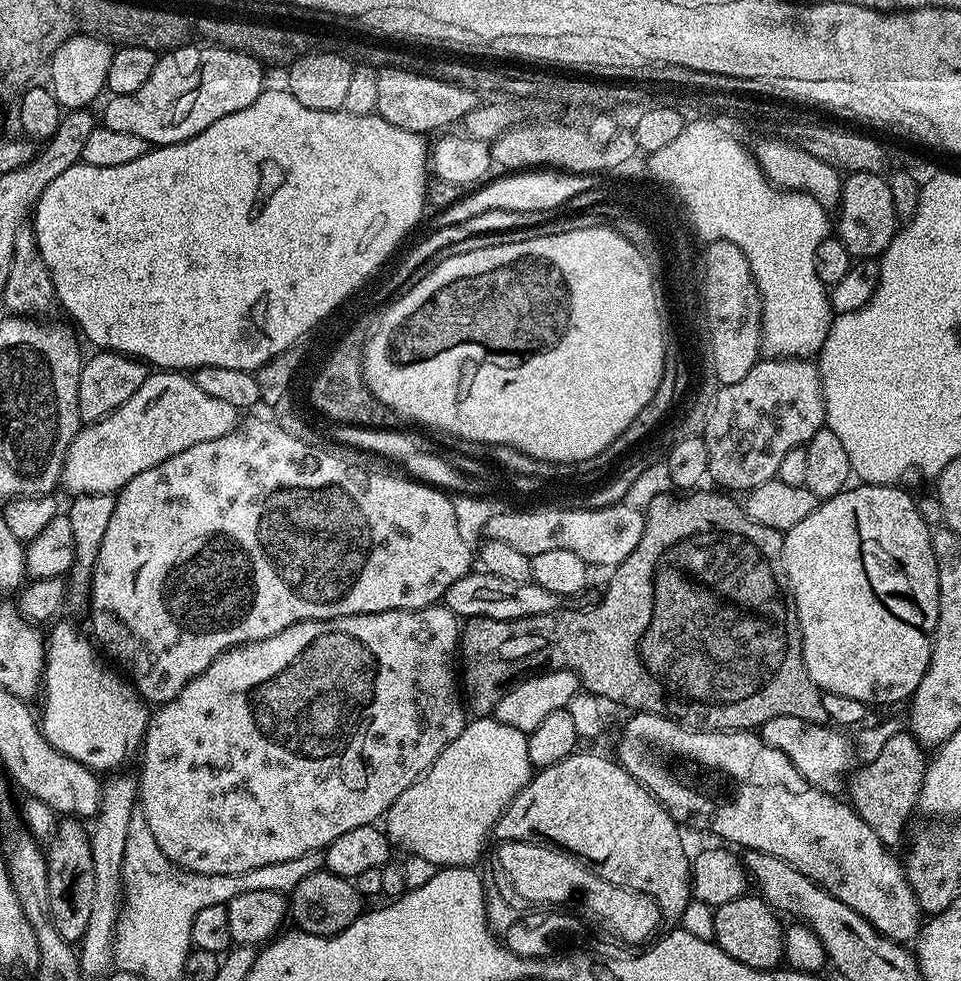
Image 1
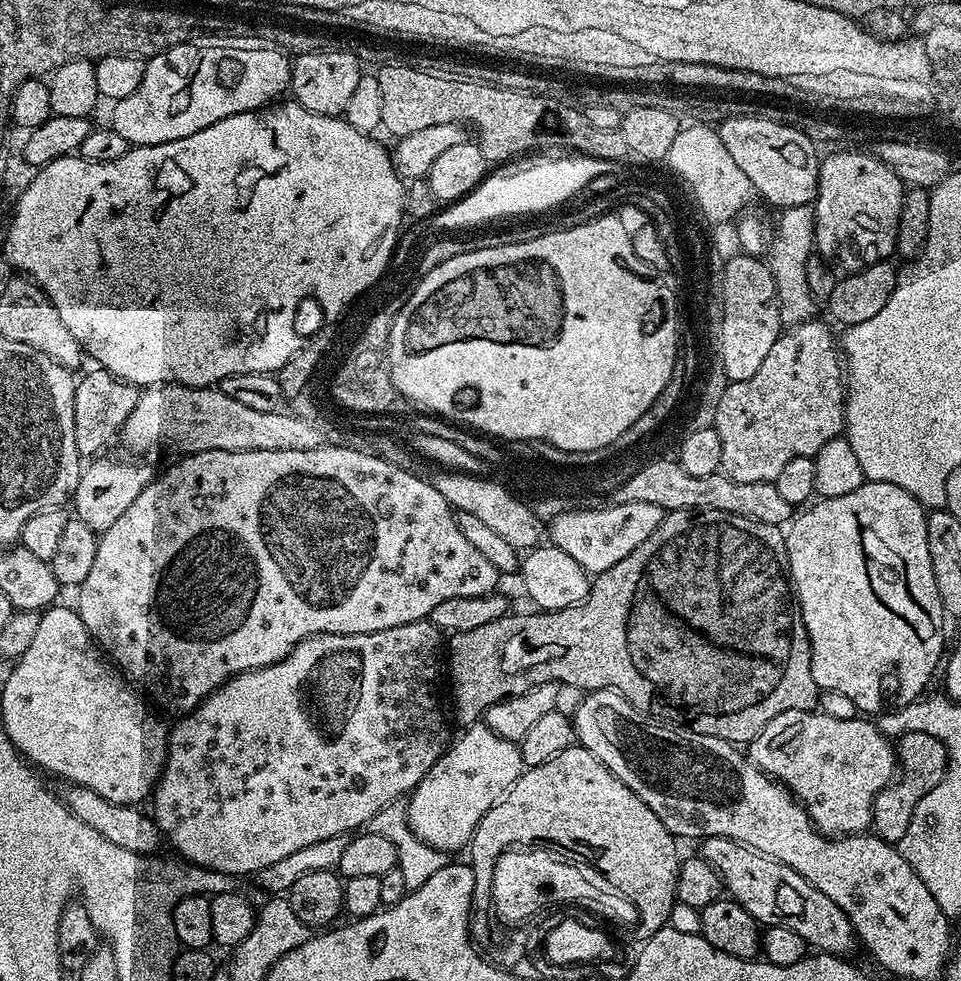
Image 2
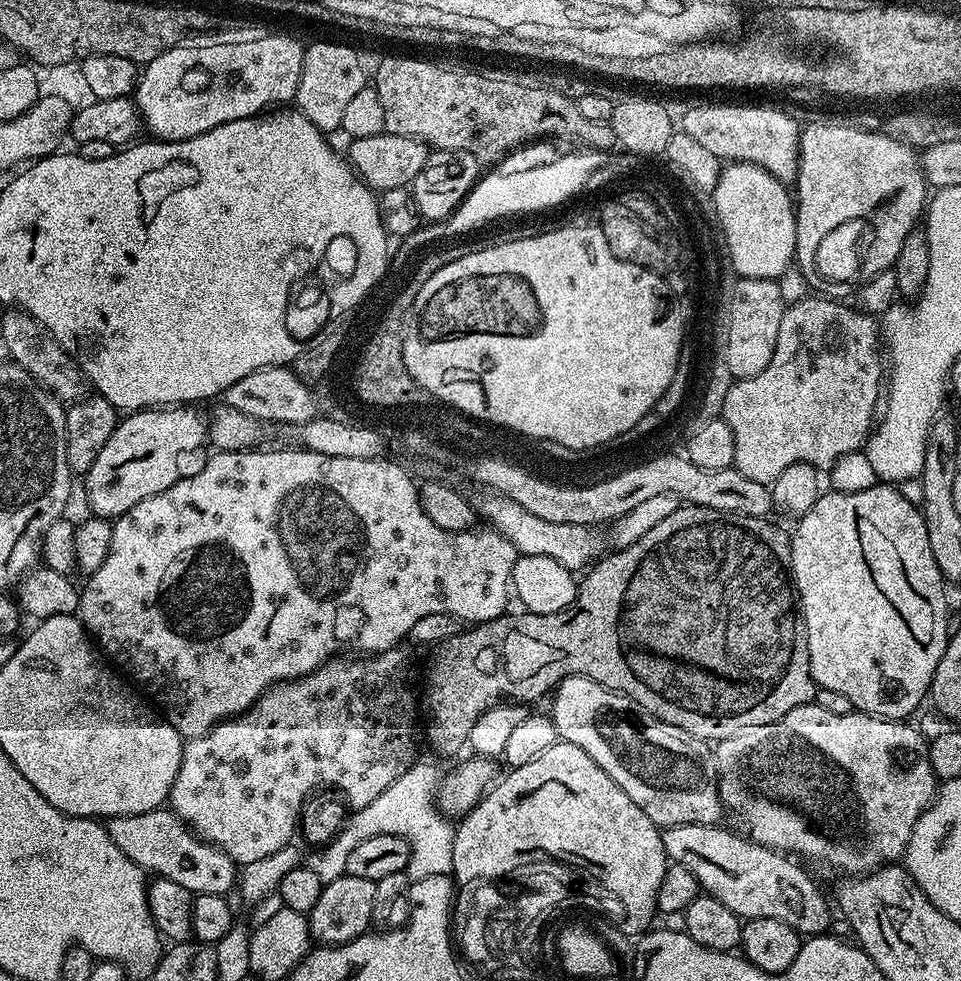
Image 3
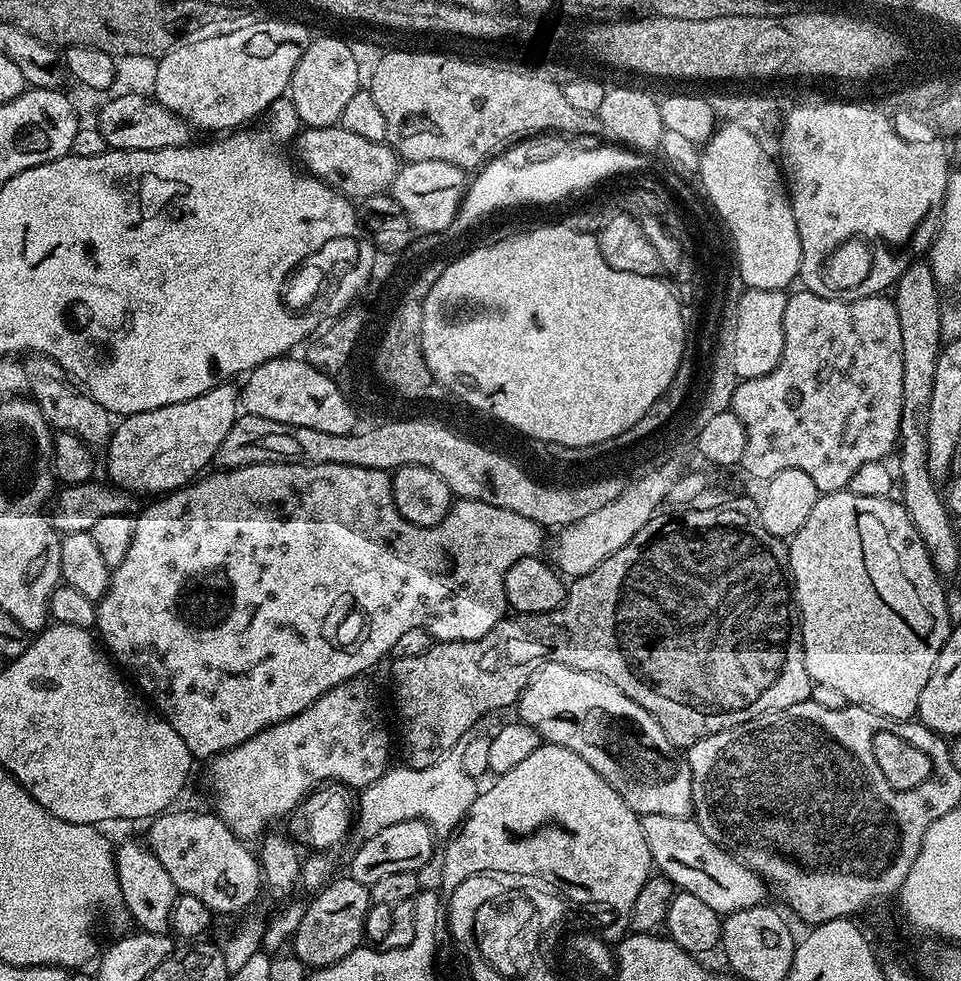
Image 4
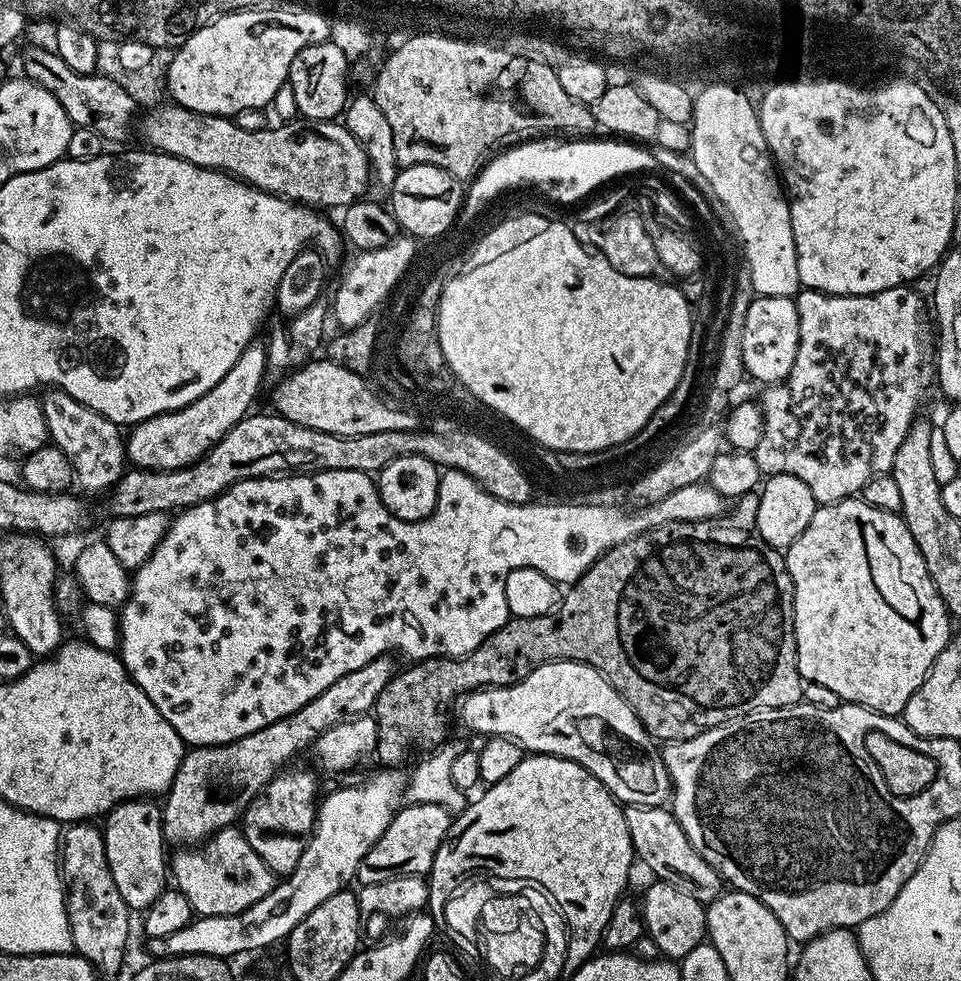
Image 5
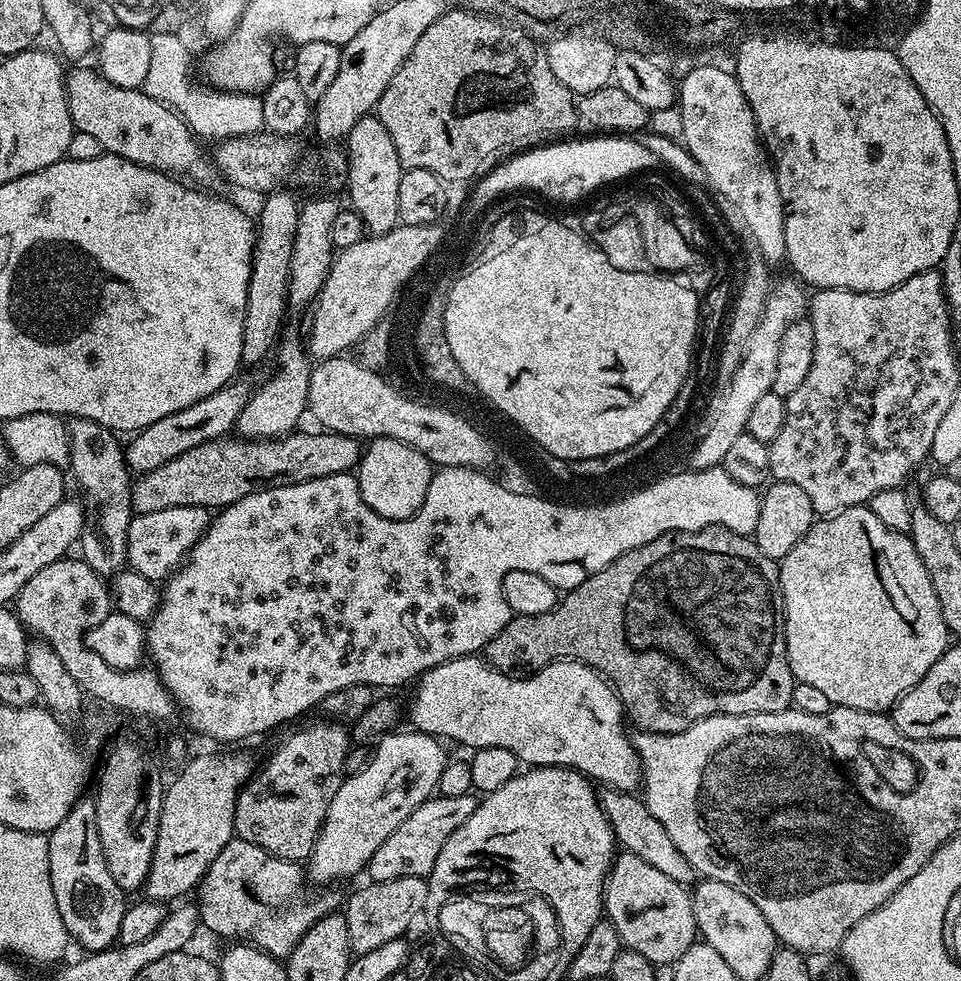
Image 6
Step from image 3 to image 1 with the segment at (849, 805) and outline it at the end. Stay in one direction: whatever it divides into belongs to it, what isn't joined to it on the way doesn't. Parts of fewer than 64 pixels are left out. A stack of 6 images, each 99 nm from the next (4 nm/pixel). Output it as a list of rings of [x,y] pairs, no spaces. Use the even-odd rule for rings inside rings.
[[[789,716],[770,718],[762,726],[764,743],[784,752],[806,783],[821,790],[832,790],[830,788],[852,768],[852,744],[843,735],[847,736],[839,727],[827,723],[811,724],[808,720]]]

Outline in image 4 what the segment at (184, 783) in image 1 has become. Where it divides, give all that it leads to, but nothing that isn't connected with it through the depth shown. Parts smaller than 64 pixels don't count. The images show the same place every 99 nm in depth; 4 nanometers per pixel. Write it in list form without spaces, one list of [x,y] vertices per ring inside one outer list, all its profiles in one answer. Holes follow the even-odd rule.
[[[364,678],[346,680],[331,688],[329,692],[321,694],[306,710],[294,714],[288,720],[271,724],[246,742],[211,757],[208,784],[212,787],[212,800],[216,803],[215,815],[228,825],[228,829],[235,836],[245,842],[252,842],[255,836],[263,837],[275,820],[290,815],[299,806],[300,799],[302,804],[305,797],[320,786],[315,784],[320,784],[323,780],[341,780],[342,783],[349,784],[344,785],[349,789],[363,790],[378,778],[382,778],[382,774],[390,767],[388,751],[391,748],[392,740],[388,737],[384,712],[376,701],[375,690]]]

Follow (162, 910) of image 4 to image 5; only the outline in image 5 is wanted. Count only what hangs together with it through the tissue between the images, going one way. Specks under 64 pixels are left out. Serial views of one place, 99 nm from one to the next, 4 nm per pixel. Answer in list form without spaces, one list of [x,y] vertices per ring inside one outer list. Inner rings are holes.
[[[144,798],[125,800],[108,813],[108,825],[102,828],[110,878],[114,878],[114,886],[118,886],[118,894],[122,894],[122,902],[126,902],[129,910],[151,908],[170,884],[170,860],[167,855],[164,857],[166,835],[162,812],[152,804],[155,803]]]

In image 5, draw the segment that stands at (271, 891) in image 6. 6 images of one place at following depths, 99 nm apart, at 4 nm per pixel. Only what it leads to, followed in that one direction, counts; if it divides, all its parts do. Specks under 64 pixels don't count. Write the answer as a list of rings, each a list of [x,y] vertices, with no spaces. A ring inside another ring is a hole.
[[[236,826],[221,828],[199,846],[185,847],[176,857],[173,855],[170,876],[175,887],[186,894],[197,917],[238,914],[254,906],[254,902],[266,898],[274,887],[273,872],[266,862],[262,862],[262,858],[258,858],[243,831]]]

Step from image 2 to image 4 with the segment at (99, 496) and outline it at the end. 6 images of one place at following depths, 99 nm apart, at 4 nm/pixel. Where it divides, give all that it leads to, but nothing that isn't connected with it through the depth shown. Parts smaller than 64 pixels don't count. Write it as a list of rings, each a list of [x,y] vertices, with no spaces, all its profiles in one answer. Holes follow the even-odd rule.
[[[225,382],[181,404],[123,417],[113,427],[112,438],[106,445],[107,479],[133,494],[167,494],[193,483],[205,471],[203,468],[215,461],[222,438],[230,434],[230,426],[234,426],[241,411],[240,393],[234,385]]]

